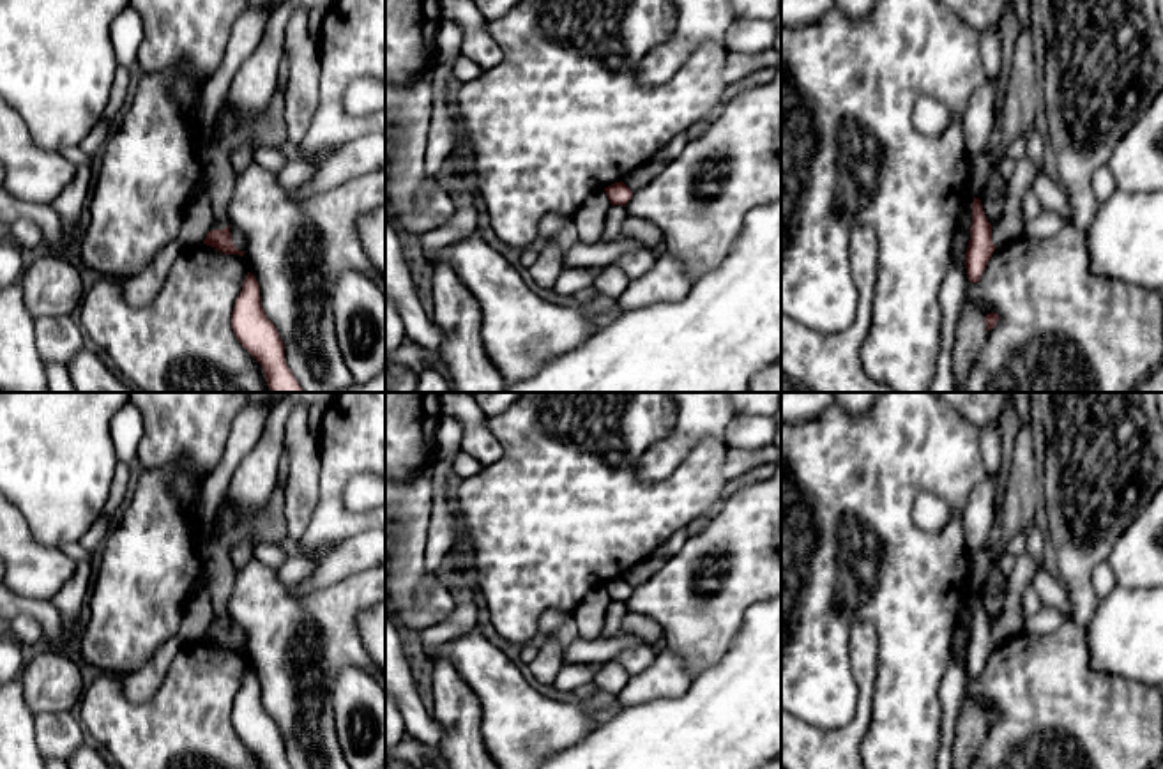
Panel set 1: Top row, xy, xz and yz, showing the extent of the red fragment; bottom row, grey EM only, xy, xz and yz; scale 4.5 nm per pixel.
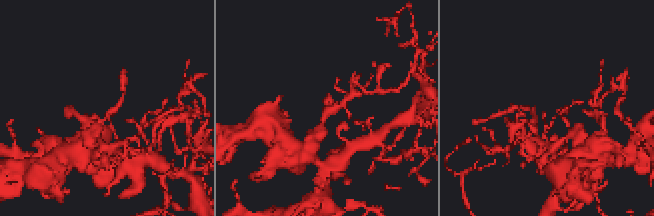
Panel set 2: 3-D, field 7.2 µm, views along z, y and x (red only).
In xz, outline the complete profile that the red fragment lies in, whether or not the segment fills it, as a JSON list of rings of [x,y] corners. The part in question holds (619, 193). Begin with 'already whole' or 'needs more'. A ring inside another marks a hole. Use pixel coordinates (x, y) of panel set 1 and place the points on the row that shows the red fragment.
already whole; [[[622,180],[604,187],[604,191],[612,205],[626,207],[633,196],[633,191]]]

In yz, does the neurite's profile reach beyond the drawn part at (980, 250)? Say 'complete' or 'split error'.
complete

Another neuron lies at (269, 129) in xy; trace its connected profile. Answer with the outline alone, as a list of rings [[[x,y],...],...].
[[[276,88],[267,108],[251,127],[219,134],[200,148],[205,177],[210,180],[207,191],[214,216],[210,230],[223,230],[232,225],[228,216],[228,205],[235,189],[230,164],[232,152],[242,143],[249,143],[253,148],[277,148],[286,138],[285,94]]]

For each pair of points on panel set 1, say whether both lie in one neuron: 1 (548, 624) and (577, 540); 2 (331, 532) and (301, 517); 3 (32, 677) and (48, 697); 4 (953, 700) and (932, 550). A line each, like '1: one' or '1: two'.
1: two
2: two
3: one
4: two

